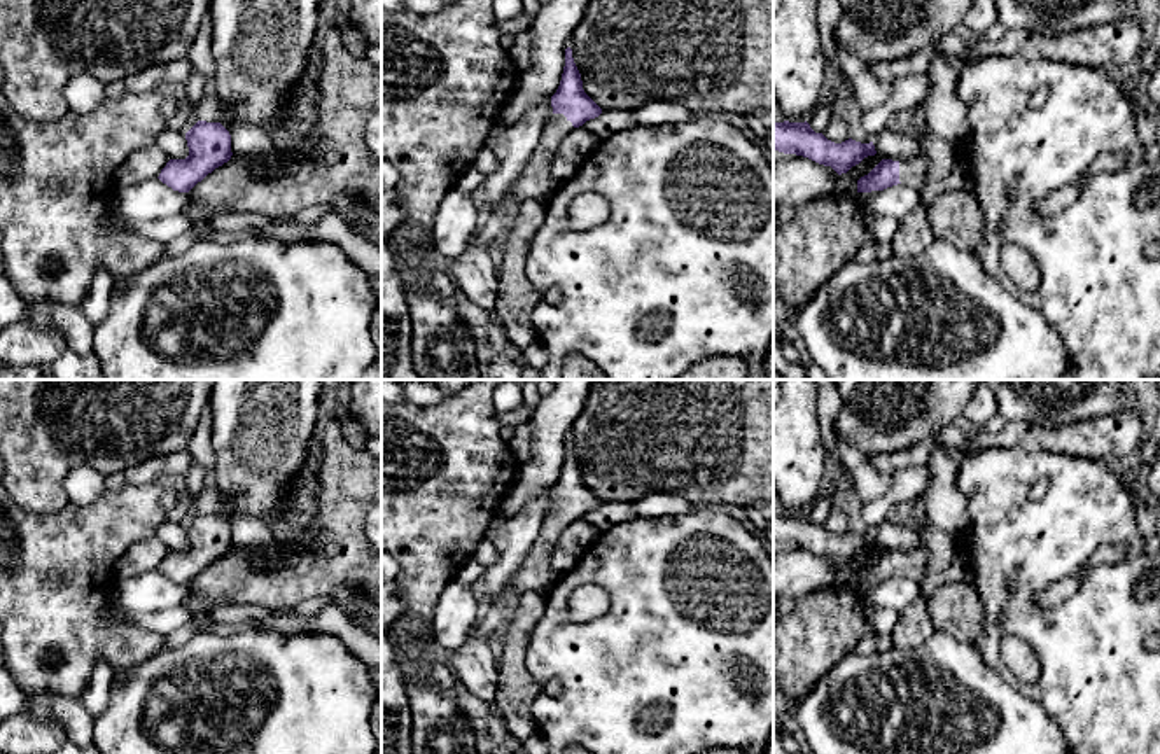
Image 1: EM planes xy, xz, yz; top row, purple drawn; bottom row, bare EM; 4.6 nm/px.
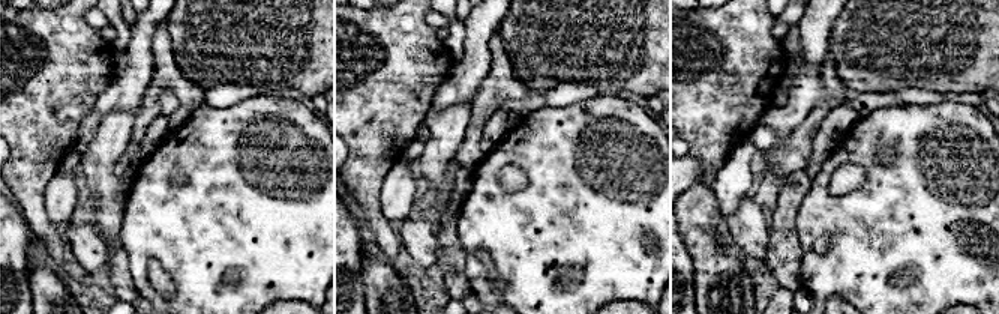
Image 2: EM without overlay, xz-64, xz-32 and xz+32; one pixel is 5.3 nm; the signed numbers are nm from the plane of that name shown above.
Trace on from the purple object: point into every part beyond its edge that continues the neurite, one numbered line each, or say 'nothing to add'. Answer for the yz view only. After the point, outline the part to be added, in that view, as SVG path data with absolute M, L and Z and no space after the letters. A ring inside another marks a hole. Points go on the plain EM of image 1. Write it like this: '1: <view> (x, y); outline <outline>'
1: yz (912, 564); outline M926 544L906 553L899 553L899 574L915 583L920 583L924 579L927 562L929 551Z

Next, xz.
1: xz (534, 576); outline M553 506L542 521L541 532L520 570L507 584L507 597L520 598L525 593L544 593L556 579L551 570L551 553L560 534L574 521L563 506Z

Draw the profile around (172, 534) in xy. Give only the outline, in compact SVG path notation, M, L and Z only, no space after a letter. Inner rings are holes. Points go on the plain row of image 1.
M166 520L156 528L152 537L161 541L170 551L185 551L189 548L187 532L180 521Z

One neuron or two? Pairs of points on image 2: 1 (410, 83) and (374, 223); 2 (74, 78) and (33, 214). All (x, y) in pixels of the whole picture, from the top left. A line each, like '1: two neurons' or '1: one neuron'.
1: one neuron
2: one neuron

